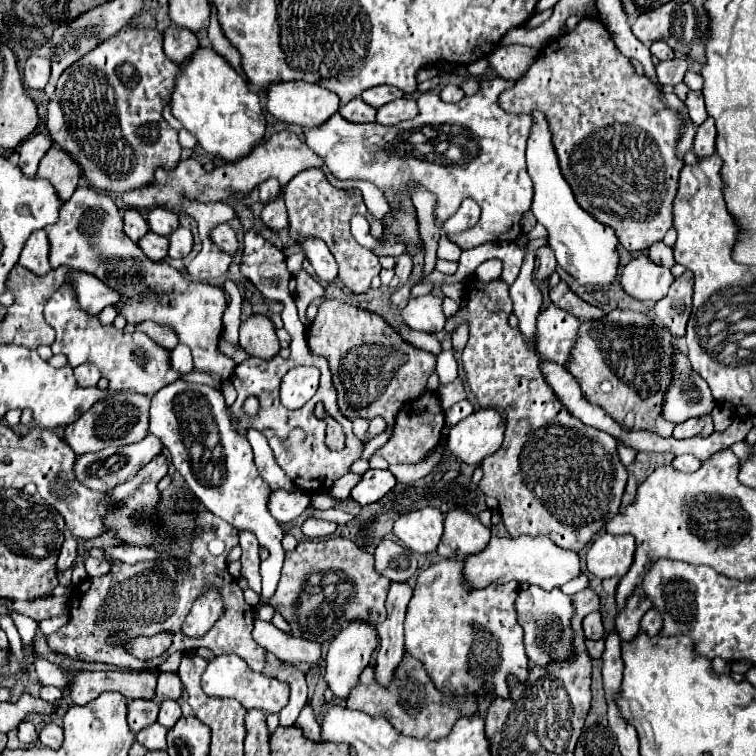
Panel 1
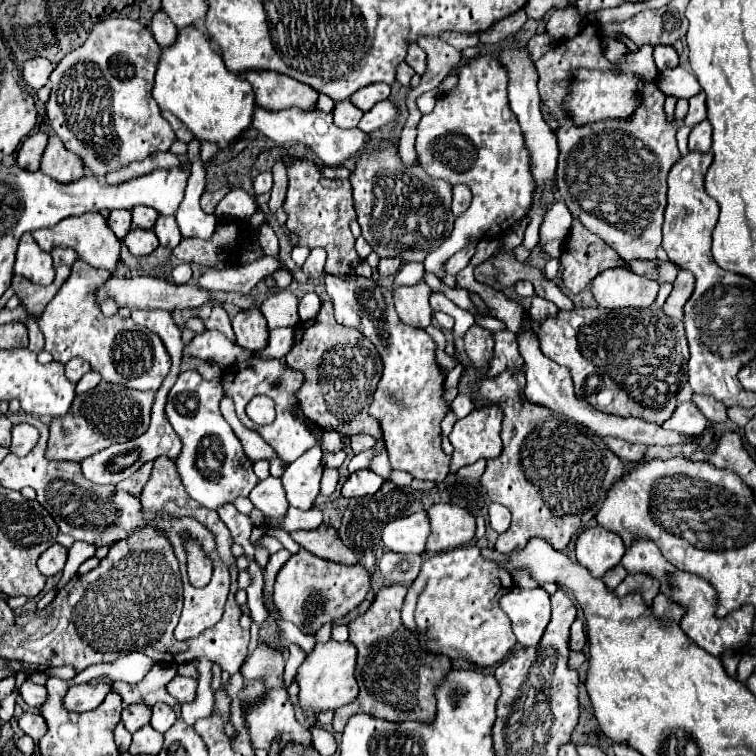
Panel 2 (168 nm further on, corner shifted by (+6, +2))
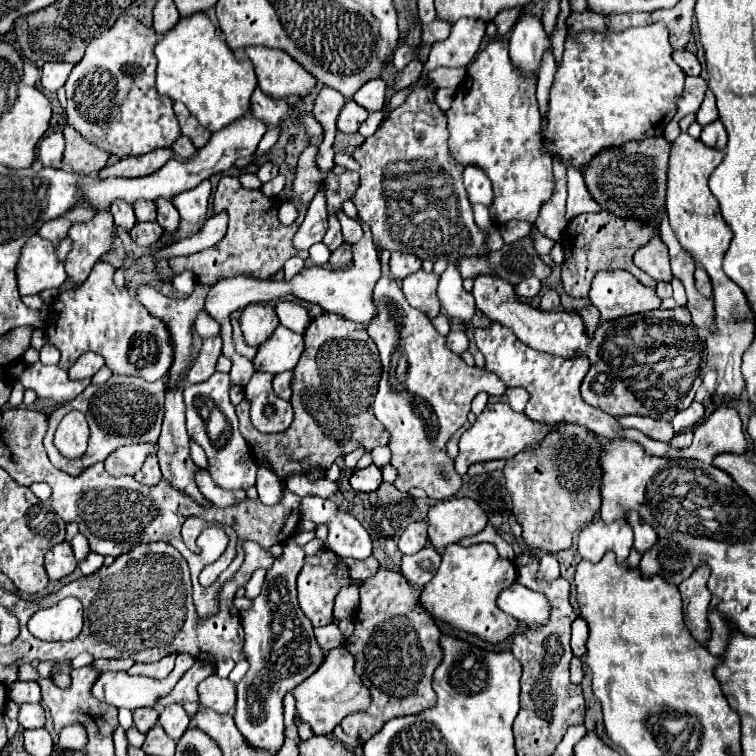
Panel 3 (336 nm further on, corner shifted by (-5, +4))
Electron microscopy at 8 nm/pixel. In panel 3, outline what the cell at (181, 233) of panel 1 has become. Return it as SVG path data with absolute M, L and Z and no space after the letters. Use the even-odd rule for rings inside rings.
M156 201L156 207L158 207L158 223L164 231L170 231L170 233L176 233L178 227L180 227L180 215L176 211L176 207L170 203L170 201Z

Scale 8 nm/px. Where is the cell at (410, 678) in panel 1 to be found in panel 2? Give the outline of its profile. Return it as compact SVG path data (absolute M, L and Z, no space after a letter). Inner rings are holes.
M389 585L379 589L371 607L347 623L349 641L357 647L357 667L355 677L359 683L359 697L335 711L333 731L341 733L347 719L355 713L373 715L387 721L423 721L431 723L435 719L435 689L441 679L451 669L451 661L445 655L427 655L399 617L407 587Z

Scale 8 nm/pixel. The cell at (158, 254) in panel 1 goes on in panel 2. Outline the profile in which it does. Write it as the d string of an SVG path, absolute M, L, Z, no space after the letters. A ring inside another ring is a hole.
M133 227L125 235L123 243L131 251L131 255L149 255L159 247L159 241L151 229L137 229L137 227Z

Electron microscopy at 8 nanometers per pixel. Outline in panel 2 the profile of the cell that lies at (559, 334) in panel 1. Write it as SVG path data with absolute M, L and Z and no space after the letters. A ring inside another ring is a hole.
M533 297L533 303L531 303L531 309L529 309L529 315L533 317L533 319L537 319L537 321L543 321L543 319L547 319L547 317L553 317L553 315L557 315L557 305L555 303L551 303L551 301L545 301L543 297Z

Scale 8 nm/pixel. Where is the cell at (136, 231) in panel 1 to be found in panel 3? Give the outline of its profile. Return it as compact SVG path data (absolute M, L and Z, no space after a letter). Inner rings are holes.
M114 201L110 213L114 217L114 225L120 227L120 229L124 229L124 231L130 231L136 225L134 209L126 201Z

